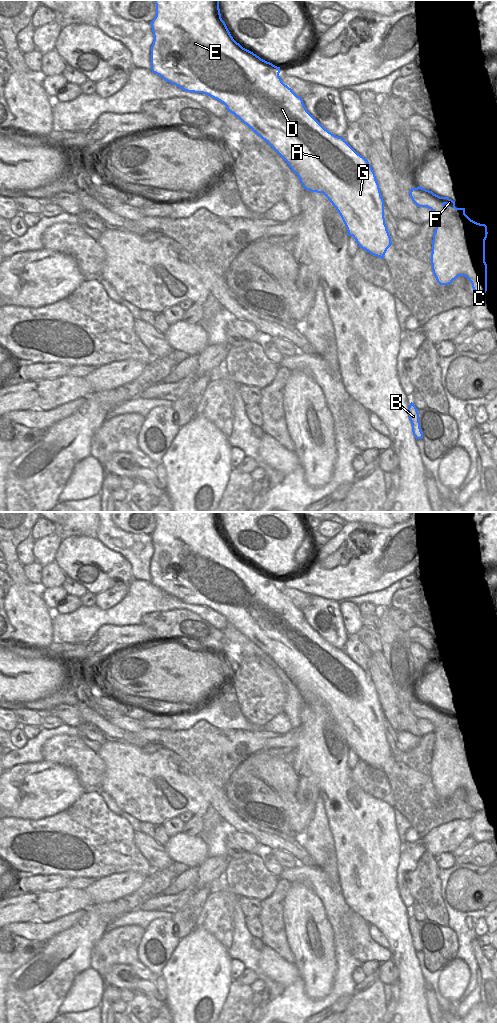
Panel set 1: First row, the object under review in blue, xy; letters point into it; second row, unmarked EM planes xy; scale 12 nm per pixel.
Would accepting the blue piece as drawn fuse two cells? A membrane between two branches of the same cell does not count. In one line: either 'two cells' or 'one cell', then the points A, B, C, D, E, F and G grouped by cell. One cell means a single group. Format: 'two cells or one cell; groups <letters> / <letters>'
one cell; groups A B C D E F G

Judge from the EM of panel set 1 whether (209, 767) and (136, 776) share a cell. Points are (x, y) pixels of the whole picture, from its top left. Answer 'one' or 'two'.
two

